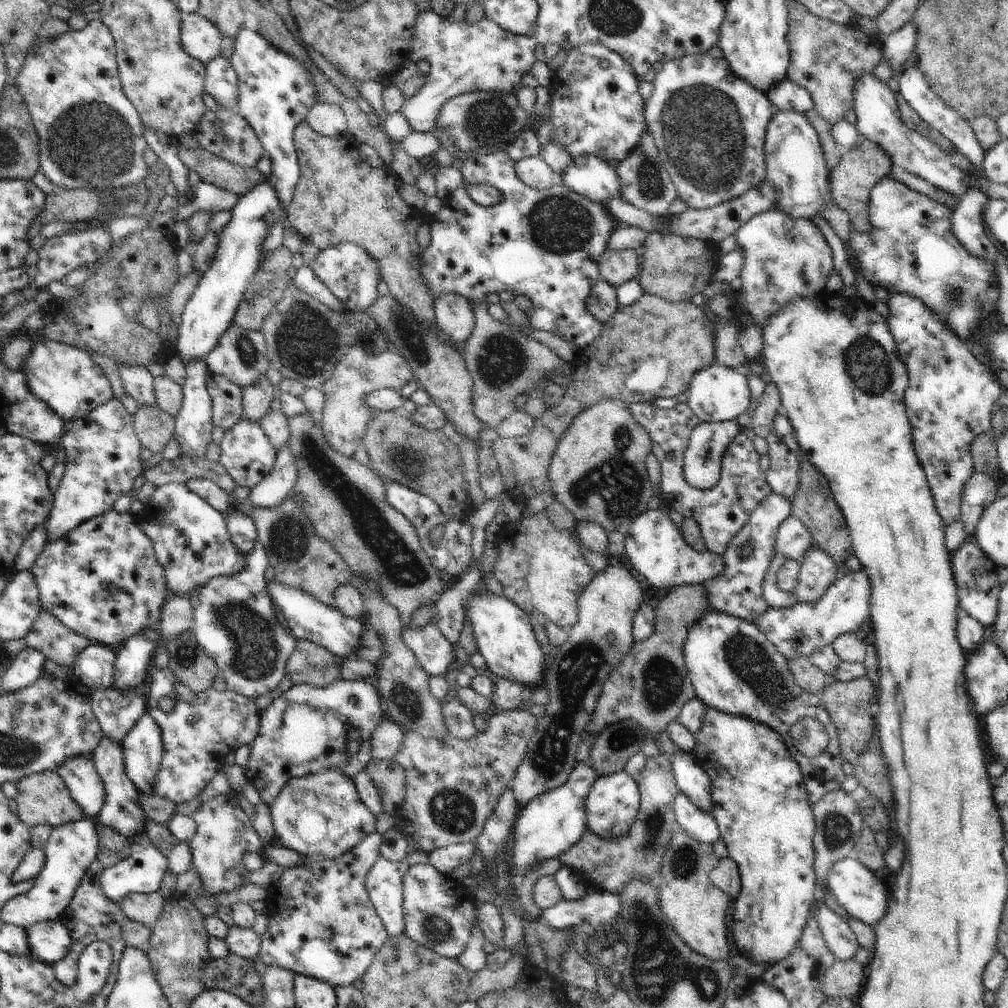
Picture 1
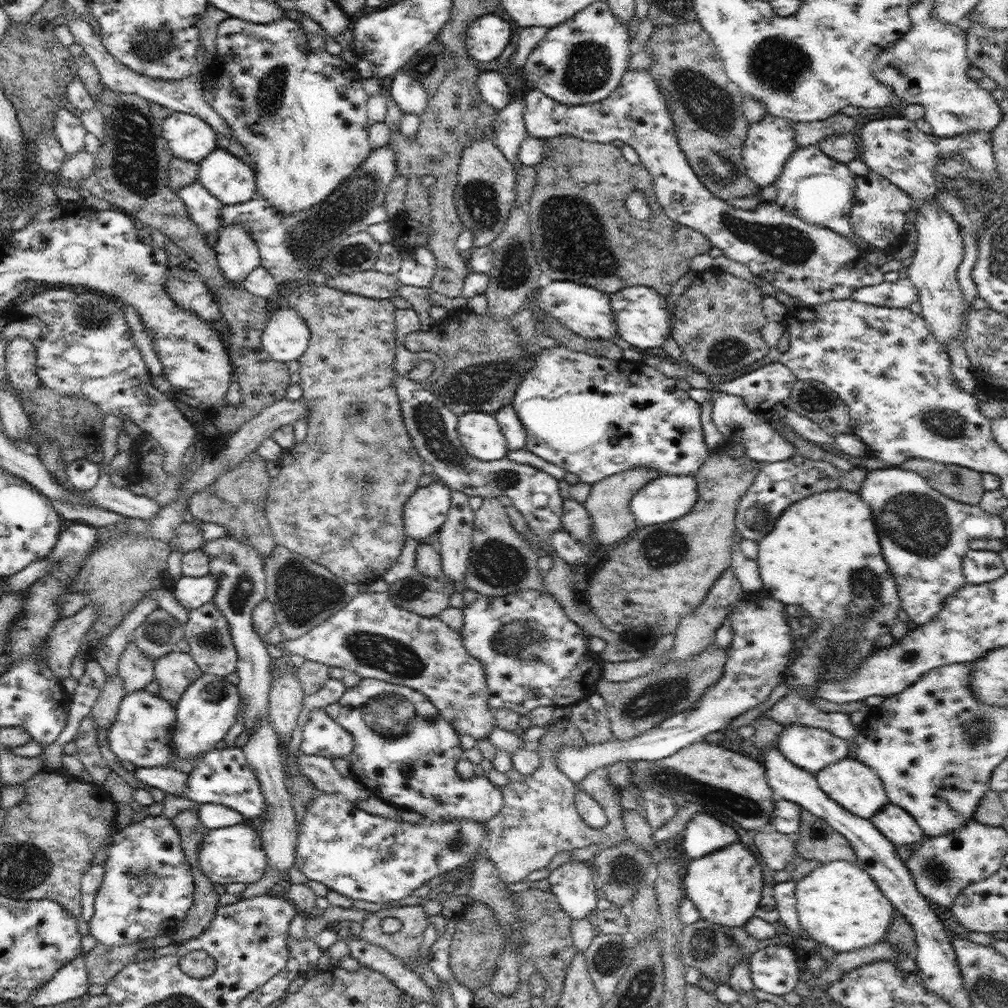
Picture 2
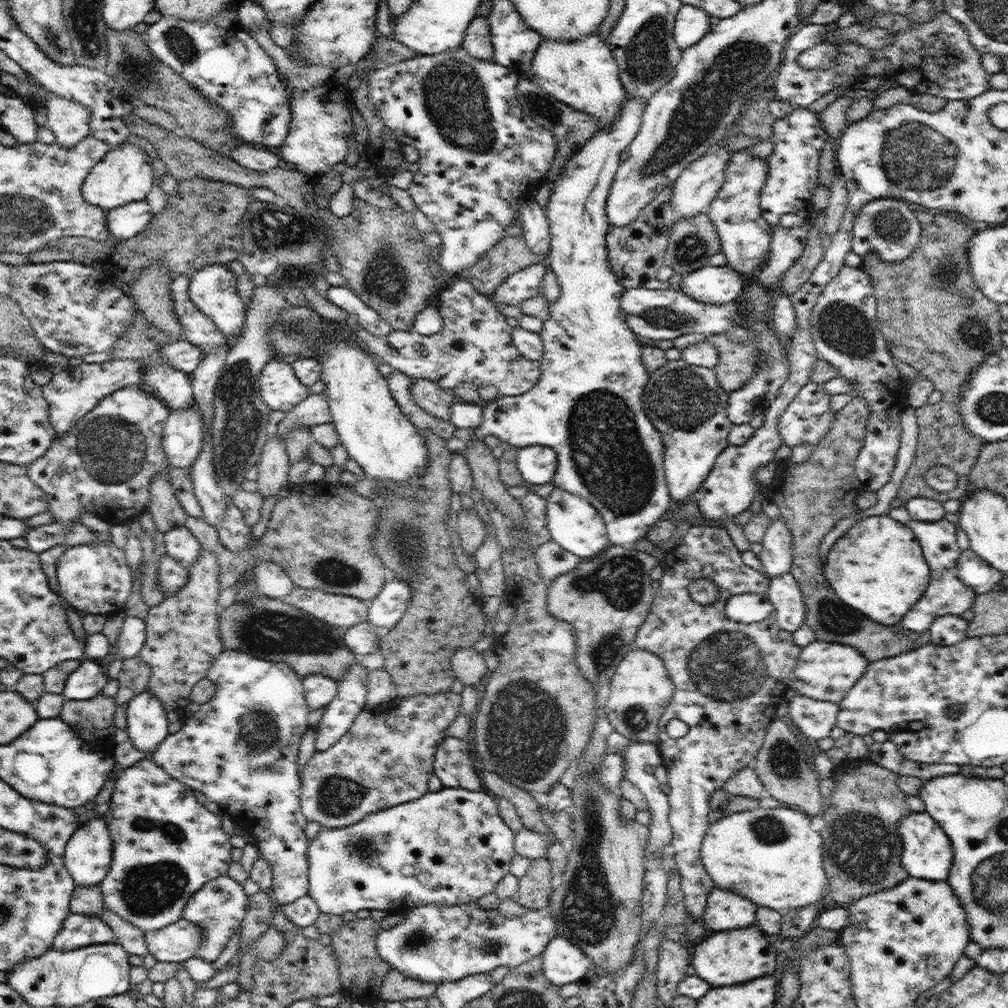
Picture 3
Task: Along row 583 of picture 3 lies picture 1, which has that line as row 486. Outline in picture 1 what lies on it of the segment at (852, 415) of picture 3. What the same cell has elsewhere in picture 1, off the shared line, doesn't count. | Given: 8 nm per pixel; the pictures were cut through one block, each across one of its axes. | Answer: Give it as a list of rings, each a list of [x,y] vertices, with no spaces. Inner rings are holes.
[[[802,457],[801,460],[799,482],[795,500],[791,505],[791,514],[802,521],[804,526],[810,530],[816,547],[824,550],[837,565],[845,563],[854,554],[850,536],[846,534],[846,522],[842,518],[840,508],[832,500],[832,492],[828,488],[828,482],[824,480],[820,470],[810,464],[806,457]]]

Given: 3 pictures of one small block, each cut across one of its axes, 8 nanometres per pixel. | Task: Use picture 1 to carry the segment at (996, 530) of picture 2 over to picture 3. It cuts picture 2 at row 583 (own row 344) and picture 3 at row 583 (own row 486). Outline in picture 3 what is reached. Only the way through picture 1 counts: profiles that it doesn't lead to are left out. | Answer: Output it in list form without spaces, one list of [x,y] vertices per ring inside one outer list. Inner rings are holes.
[[[947,517],[940,521],[924,522],[911,520],[908,524],[918,538],[918,542],[922,544],[924,550],[924,558],[929,564],[931,579],[928,585],[928,590],[924,592],[920,602],[909,610],[902,617],[902,626],[911,631],[912,636],[928,630],[931,622],[944,615],[961,615],[966,610],[971,610],[976,598],[975,593],[969,586],[966,586],[957,575],[956,567],[957,560],[961,553],[961,548],[957,543],[957,527],[958,524],[954,518]]]

